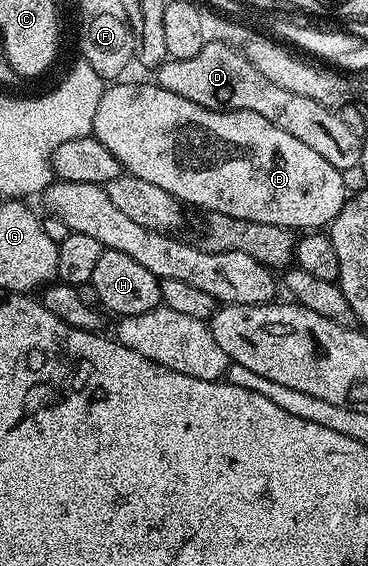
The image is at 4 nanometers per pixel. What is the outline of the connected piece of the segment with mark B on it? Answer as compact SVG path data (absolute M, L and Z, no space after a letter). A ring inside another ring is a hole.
M116 82L105 87L102 98L98 102L98 114L94 114L92 135L98 142L102 142L102 146L106 146L106 150L110 150L114 154L114 158L118 158L125 173L160 186L162 190L168 191L184 206L193 204L196 208L204 208L205 213L230 214L230 218L246 218L250 222L266 222L270 226L282 226L289 230L297 230L296 228L324 230L340 213L345 200L350 195L346 186L343 185L341 169L330 166L330 162L326 162L326 158L321 158L315 150L310 150L310 146L298 142L298 138L286 134L286 130L278 130L278 126L274 126L274 122L266 122L266 118L262 118L262 114L254 114L245 108L237 112L215 112L209 108L198 106L198 102L190 102L190 98L178 98L178 94L170 94L170 90L160 87L155 82L149 82L149 84L120 83L124 82Z

